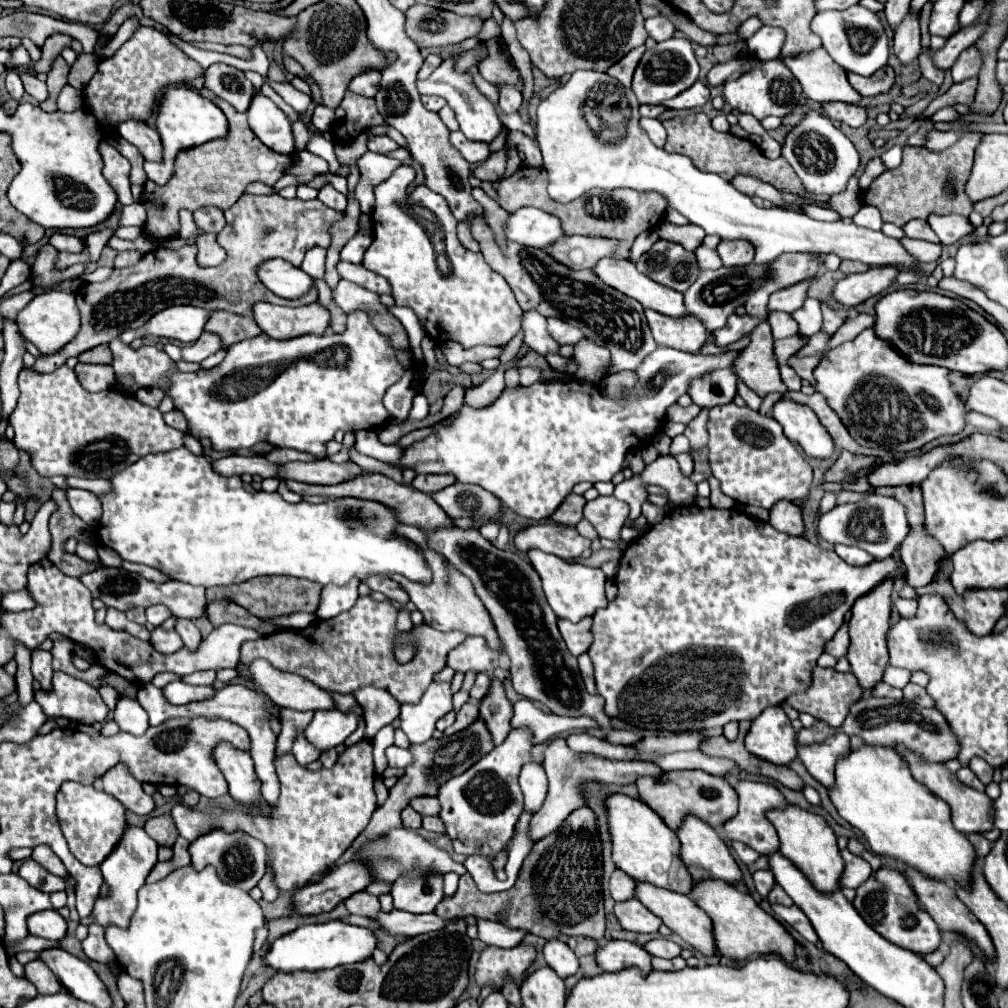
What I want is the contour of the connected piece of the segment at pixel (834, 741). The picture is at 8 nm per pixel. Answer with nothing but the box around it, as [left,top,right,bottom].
[797,732,849,788]

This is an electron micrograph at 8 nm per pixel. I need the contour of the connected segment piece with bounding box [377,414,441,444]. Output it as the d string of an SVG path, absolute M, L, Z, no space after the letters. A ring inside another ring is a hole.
M433 414L433 416L427 416L425 420L419 420L419 422L411 422L411 420L405 420L405 424L387 424L379 434L377 438L383 442L383 444L393 444L397 442L401 436L405 436L407 432L413 432L413 430L419 430L419 428L425 428L425 426L431 426L435 422L439 422L439 414Z

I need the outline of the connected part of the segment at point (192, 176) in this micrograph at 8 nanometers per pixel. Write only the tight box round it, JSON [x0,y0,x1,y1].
[143,96,293,238]

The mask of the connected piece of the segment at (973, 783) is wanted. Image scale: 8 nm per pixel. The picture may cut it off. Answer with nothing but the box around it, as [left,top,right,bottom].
[957,768,985,790]

